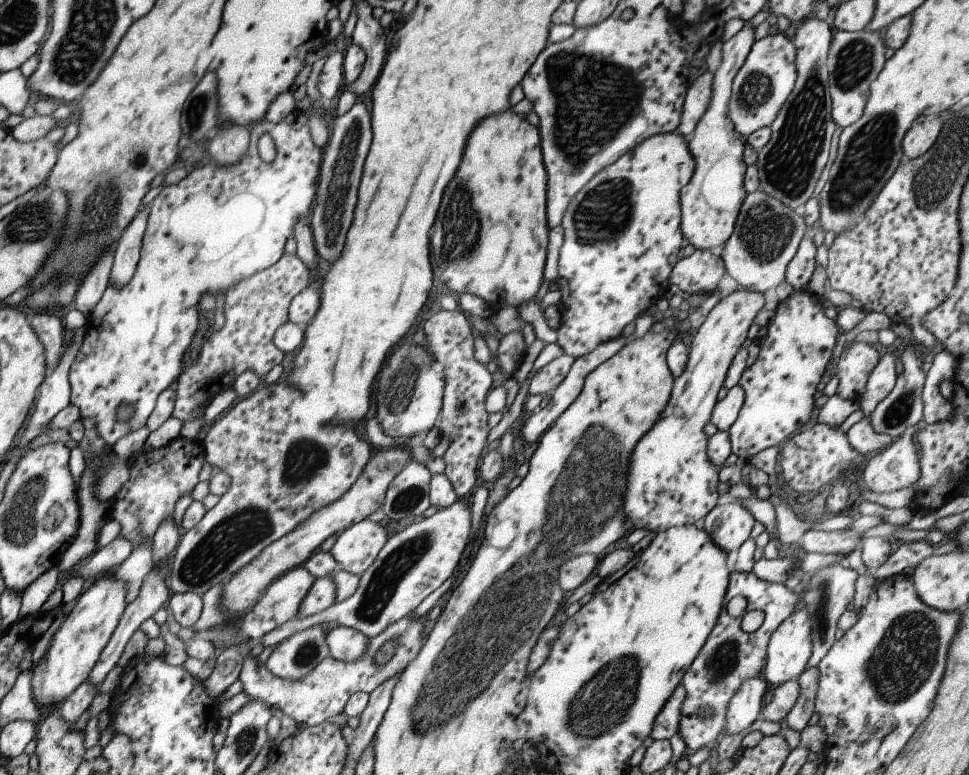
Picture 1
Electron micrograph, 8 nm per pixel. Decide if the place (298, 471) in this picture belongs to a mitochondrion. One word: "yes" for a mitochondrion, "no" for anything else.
yes

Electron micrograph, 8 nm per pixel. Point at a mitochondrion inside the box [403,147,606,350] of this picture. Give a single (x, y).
(459, 229)

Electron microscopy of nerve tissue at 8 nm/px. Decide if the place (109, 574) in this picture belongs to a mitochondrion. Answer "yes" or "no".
no

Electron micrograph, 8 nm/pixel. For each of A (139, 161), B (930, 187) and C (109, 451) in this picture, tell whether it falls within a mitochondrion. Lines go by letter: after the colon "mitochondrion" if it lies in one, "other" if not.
A: mitochondrion
B: mitochondrion
C: other

